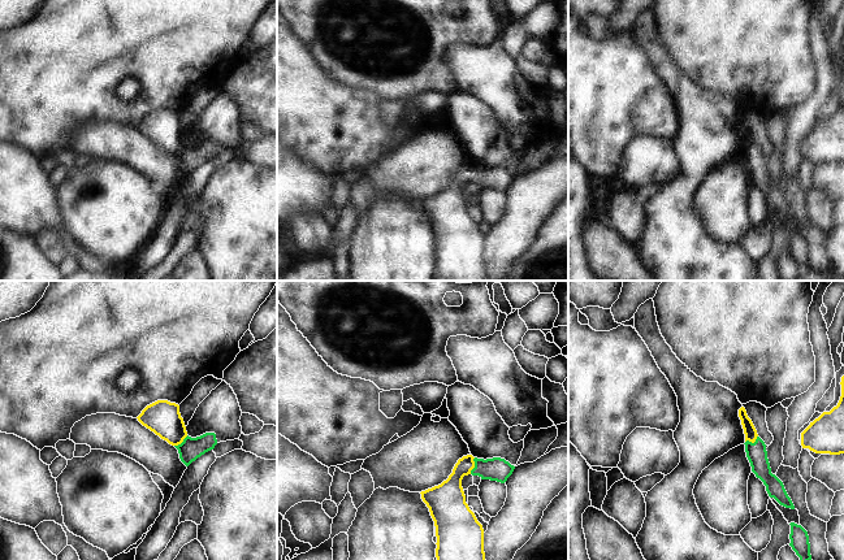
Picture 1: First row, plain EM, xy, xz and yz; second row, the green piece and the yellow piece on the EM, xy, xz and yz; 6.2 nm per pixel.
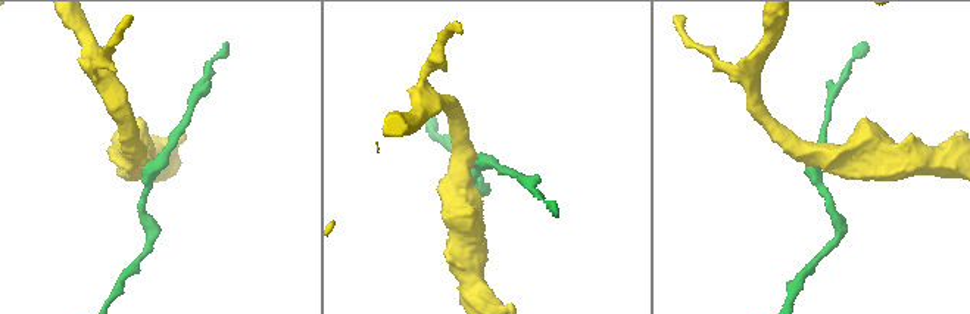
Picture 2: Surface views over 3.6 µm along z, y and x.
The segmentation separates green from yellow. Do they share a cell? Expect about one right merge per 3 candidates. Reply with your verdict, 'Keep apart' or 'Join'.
Join

